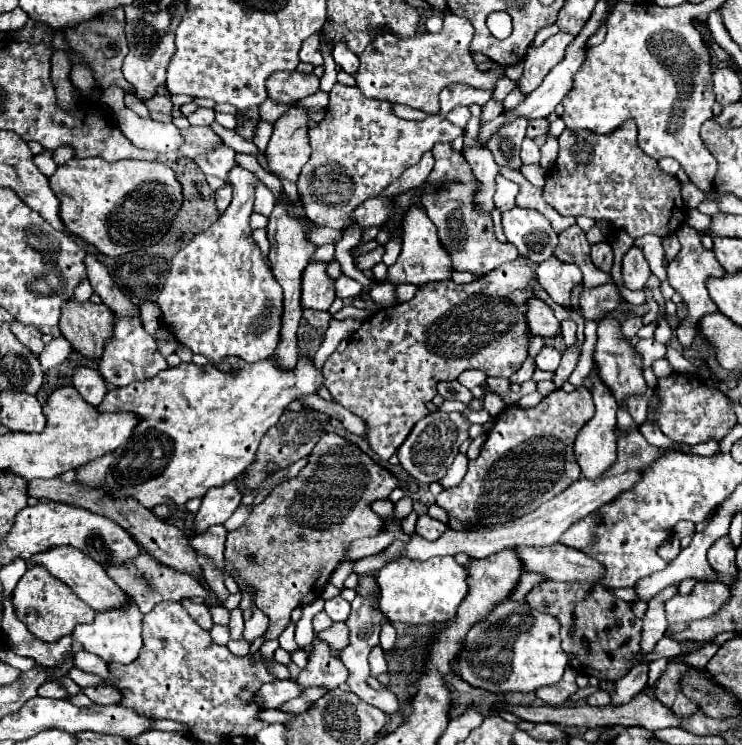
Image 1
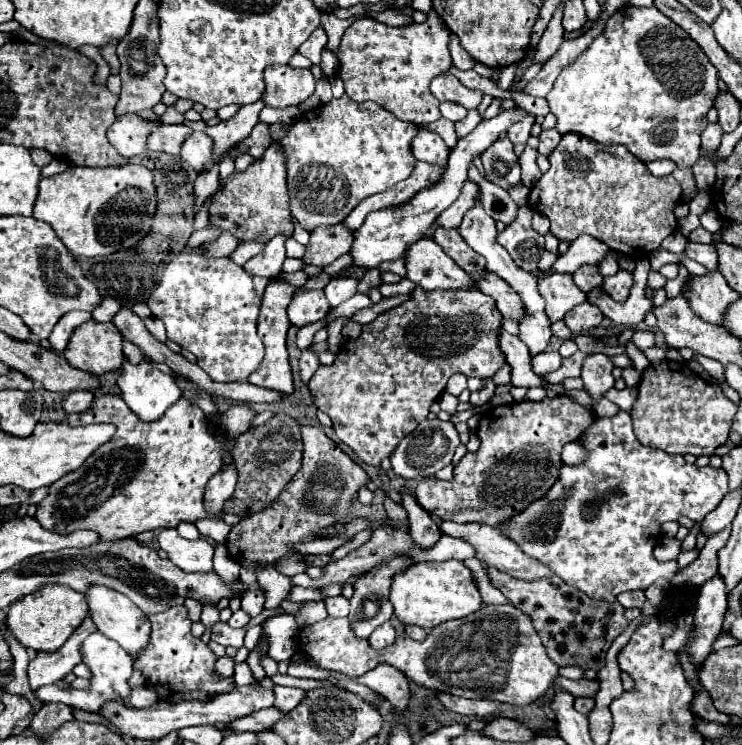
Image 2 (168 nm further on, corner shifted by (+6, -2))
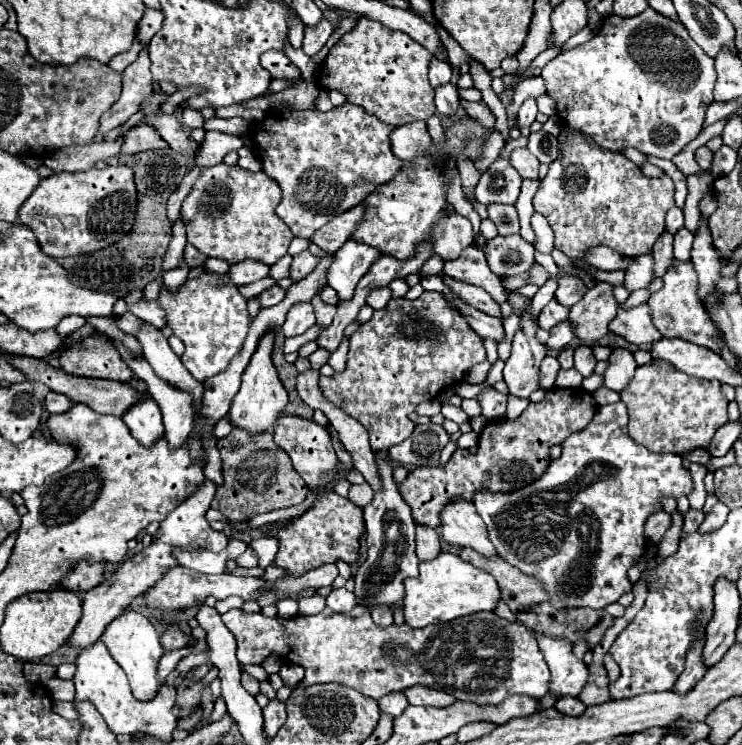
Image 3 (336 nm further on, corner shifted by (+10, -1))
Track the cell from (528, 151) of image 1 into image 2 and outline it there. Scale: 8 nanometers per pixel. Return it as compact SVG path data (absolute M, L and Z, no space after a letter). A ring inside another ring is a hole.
M525 117L521 119L519 123L515 123L509 131L507 131L507 137L511 139L511 143L521 143L521 145L527 145L527 139L529 139L529 129L531 125L535 123L533 117Z

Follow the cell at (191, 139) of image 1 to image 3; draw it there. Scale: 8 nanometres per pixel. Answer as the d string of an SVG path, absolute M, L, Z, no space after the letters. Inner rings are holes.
M139 124L125 134L121 154L137 154L143 150L155 150L155 148L167 148L165 140L161 140L157 130L153 130L151 126Z

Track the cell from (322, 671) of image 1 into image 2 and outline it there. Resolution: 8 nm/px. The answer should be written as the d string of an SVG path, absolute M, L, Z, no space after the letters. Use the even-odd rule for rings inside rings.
M275 685L275 707L281 709L283 713L289 713L291 709L295 709L303 699L305 699L305 689L299 687L283 687L283 685Z

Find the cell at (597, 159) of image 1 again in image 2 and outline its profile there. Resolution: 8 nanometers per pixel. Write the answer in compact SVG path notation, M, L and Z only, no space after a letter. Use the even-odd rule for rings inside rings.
M569 133L549 155L549 163L551 169L531 189L529 205L549 217L551 233L557 239L573 241L579 235L591 235L609 249L637 259L659 249L661 241L677 229L673 209L681 199L679 183L673 175L651 175L625 145L605 147L589 137Z

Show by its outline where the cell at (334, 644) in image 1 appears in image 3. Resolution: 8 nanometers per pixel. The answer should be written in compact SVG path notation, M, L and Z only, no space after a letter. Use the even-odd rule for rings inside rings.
M355 606L351 612L337 614L331 608L323 608L319 614L293 618L267 618L263 614L247 614L241 608L229 610L223 614L223 622L237 640L237 658L243 664L261 664L271 654L277 654L281 660L289 660L305 668L303 686L339 682L349 688L355 688L363 696L373 700L383 698L389 692L401 692L409 686L421 684L435 690L445 690L457 700L469 700L475 704L499 704L513 694L527 694L531 698L543 698L549 690L549 668L539 652L537 640L531 632L519 624L499 618L493 612L477 612L449 624L437 624L429 628L409 628L409 624L391 624L387 628L377 626L371 620L367 608Z

